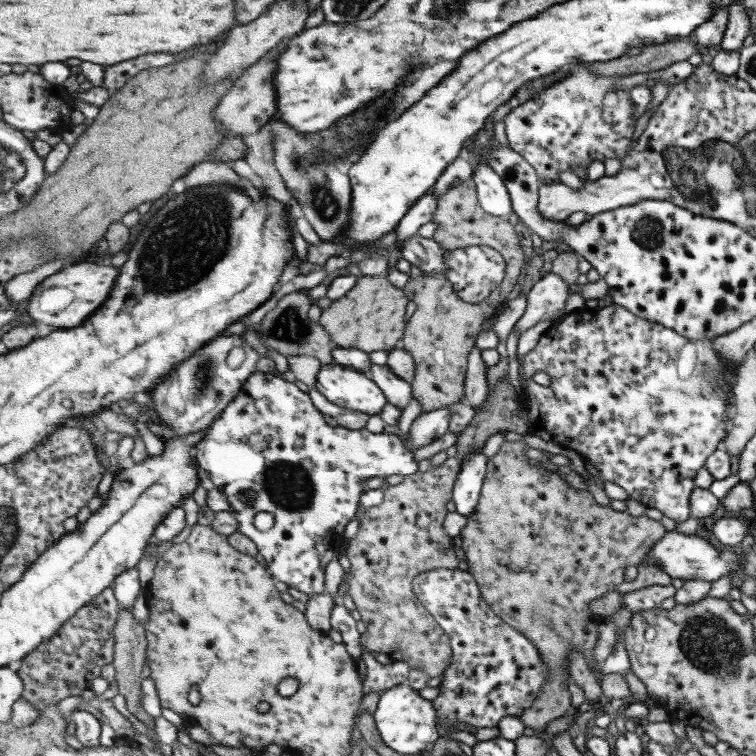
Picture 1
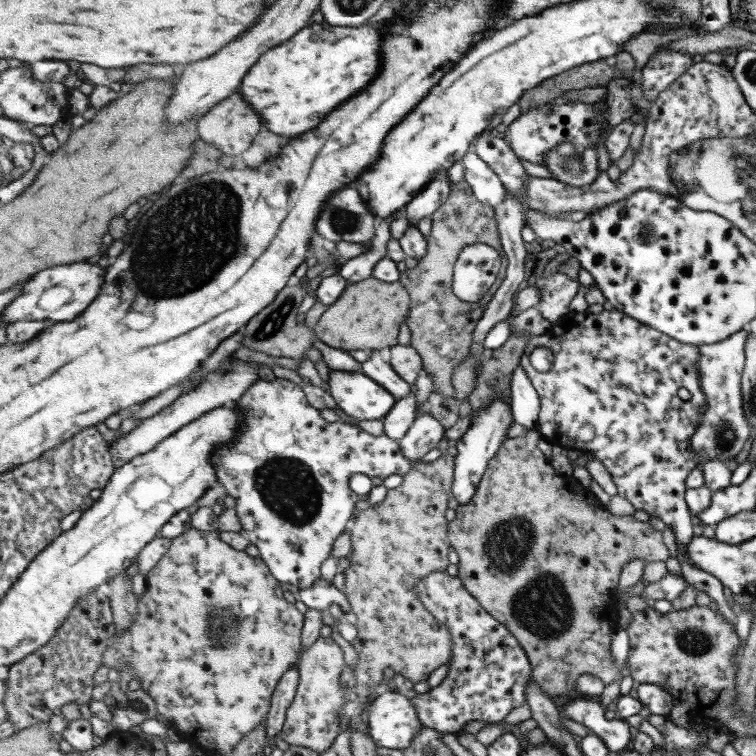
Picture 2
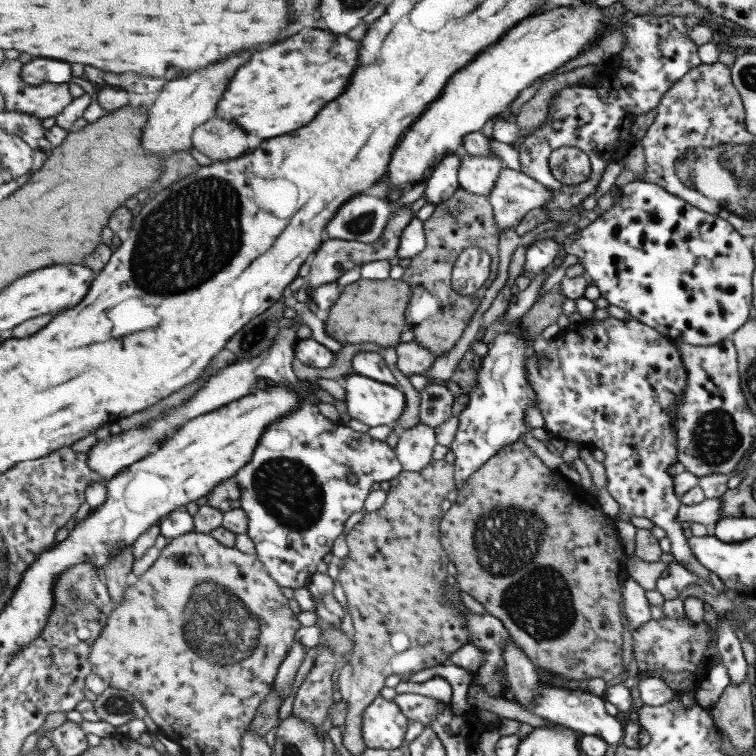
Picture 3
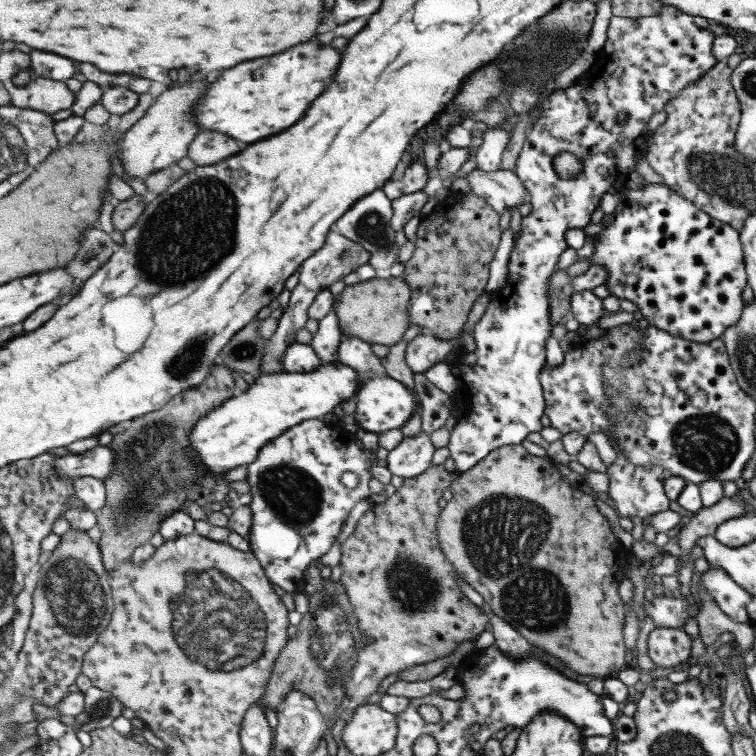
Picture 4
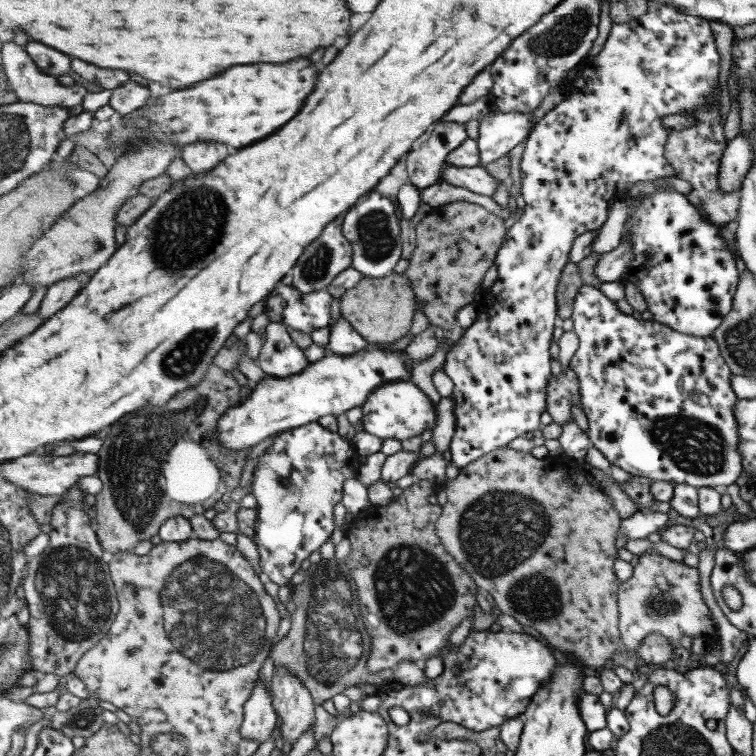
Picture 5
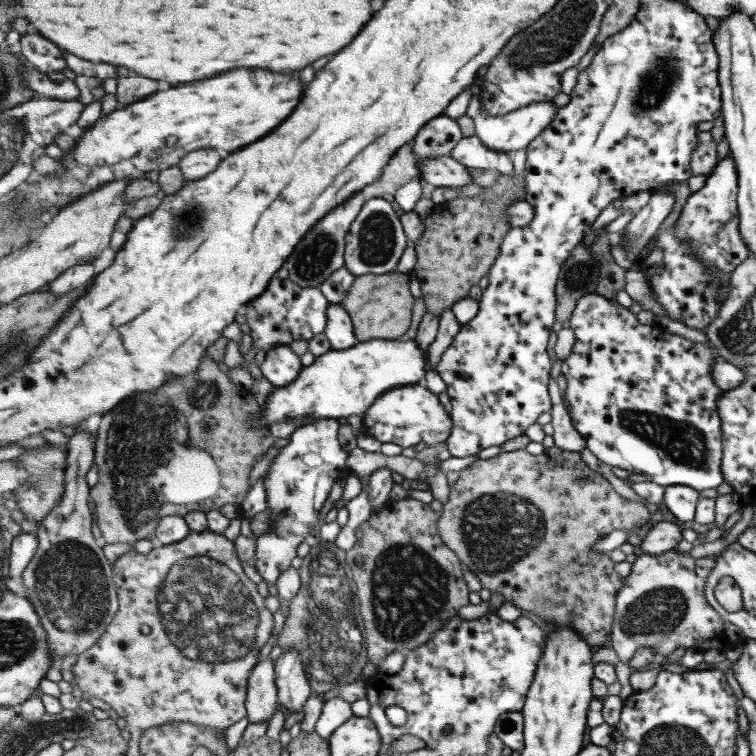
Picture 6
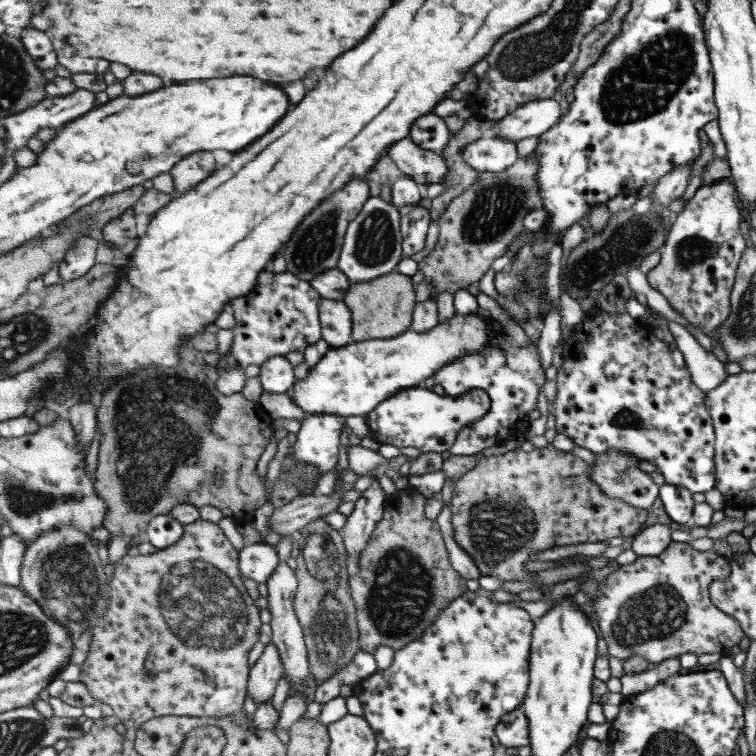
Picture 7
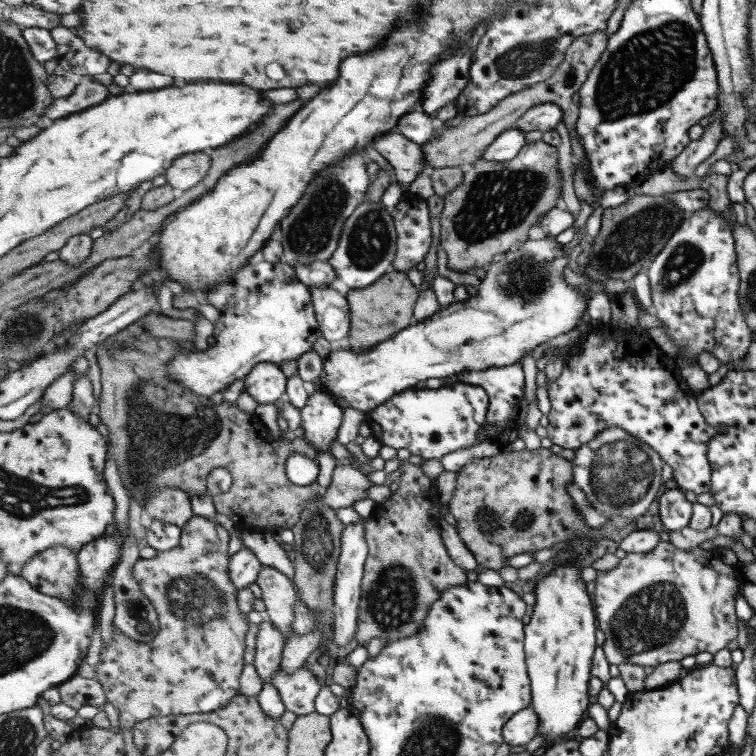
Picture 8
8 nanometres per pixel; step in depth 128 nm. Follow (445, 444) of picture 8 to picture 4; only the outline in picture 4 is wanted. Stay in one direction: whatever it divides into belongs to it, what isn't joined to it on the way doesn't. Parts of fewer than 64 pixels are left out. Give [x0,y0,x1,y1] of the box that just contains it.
[354,376,421,434]

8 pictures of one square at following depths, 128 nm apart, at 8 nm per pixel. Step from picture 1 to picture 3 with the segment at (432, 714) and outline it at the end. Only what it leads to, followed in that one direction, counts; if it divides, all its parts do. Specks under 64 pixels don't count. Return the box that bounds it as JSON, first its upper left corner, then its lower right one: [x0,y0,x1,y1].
[363,695,410,751]

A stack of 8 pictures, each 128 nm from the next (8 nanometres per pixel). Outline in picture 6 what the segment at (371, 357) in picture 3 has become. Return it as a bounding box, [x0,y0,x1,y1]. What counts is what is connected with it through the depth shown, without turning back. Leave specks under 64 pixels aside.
[325,303,360,350]

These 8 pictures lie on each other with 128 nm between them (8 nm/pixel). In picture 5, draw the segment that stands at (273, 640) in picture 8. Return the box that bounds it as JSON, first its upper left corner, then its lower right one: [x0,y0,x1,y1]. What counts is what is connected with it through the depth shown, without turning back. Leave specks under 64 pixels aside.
[241,678,279,744]

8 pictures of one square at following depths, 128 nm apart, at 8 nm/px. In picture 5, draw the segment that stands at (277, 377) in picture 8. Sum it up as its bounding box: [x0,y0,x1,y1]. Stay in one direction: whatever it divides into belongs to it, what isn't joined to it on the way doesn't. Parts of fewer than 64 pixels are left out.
[256,321,310,376]

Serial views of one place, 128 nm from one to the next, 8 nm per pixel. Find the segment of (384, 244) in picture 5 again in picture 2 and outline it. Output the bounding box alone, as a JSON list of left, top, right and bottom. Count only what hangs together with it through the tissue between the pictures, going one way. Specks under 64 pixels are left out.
[317,186,378,244]

